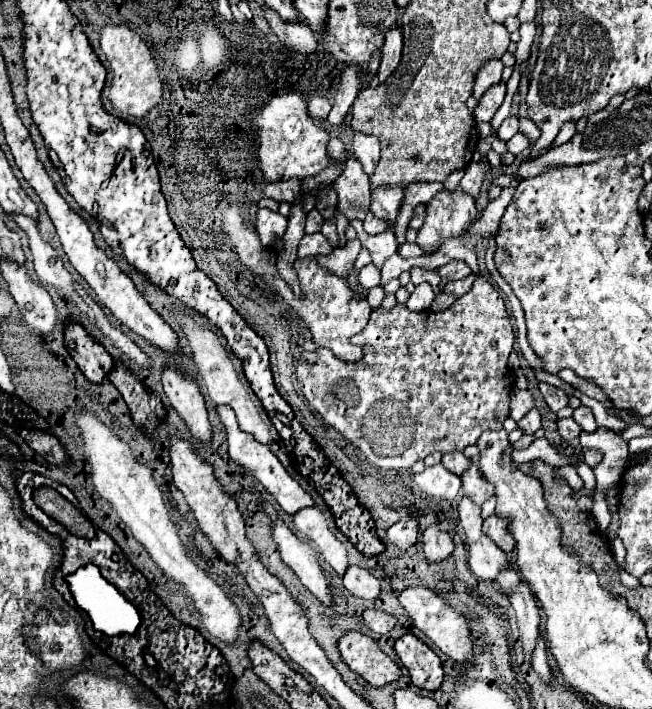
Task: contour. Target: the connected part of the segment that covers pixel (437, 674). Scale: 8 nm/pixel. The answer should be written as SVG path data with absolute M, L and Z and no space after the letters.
M408 633L396 641L394 649L400 663L410 671L412 685L426 691L436 691L442 685L444 679L442 663L438 655L418 637Z

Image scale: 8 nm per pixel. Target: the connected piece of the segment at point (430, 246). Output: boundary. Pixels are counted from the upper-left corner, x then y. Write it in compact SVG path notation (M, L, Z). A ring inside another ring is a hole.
M462 187L456 191L440 191L426 203L424 225L418 229L416 243L426 251L436 251L442 241L456 239L470 227L478 217L474 199L464 193Z

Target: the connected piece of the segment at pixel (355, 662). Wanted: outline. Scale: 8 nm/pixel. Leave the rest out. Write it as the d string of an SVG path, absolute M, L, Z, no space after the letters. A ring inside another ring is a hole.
M346 633L338 649L346 665L364 677L372 687L384 687L402 677L400 667L368 637L362 633Z

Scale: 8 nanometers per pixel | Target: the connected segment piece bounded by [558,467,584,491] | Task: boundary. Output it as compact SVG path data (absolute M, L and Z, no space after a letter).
M560 467L560 469L558 469L558 473L560 473L561 477L566 479L566 482L574 491L578 491L584 487L584 483L574 467Z

